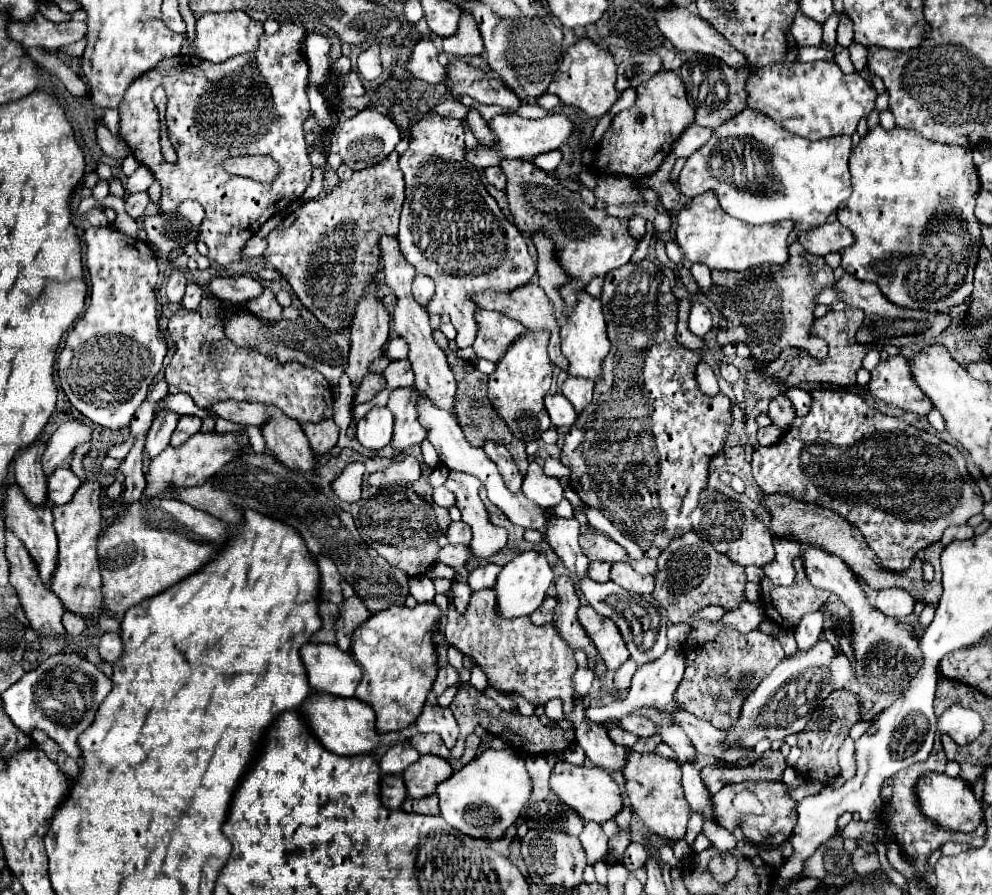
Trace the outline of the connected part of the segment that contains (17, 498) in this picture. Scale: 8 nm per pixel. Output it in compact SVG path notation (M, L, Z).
M9 486L7 490L7 500L5 500L5 520L11 532L19 534L23 544L27 546L31 558L37 564L39 578L41 582L49 588L51 574L55 572L55 558L57 558L57 538L55 538L55 528L53 528L53 518L51 518L51 508L33 508L25 496L21 494L19 486Z

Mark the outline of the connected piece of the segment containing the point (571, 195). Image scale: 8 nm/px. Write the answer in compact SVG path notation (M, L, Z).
M503 160L501 162L501 168L507 176L507 188L505 188L505 194L507 194L507 200L511 204L511 216L513 216L513 224L531 240L533 234L537 232L543 232L547 234L551 240L553 240L553 246L555 246L555 256L557 256L557 262L561 264L561 268L565 270L565 274L569 274L571 282L563 284L563 288L559 288L561 292L561 298L565 302L565 308L563 308L563 314L571 314L571 310L575 308L575 302L577 302L577 296L579 292L583 292L587 288L587 284L597 278L597 276L605 276L609 274L611 270L623 266L629 262L629 258L633 256L635 248L637 248L637 240L633 240L627 232L627 220L619 220L619 218L611 218L607 216L603 210L597 210L597 208L591 208L587 206L581 196L577 192L571 192L561 180L557 180L555 176L549 176L549 172L543 172L539 170L537 166L533 166L531 162L527 160Z

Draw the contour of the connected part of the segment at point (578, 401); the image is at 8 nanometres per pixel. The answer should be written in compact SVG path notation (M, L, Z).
M567 378L561 392L565 398L569 398L569 402L575 406L577 414L581 414L593 400L593 388L595 384L591 380L585 378Z

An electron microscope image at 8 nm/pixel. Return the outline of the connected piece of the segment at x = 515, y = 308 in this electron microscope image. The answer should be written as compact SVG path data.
M529 282L527 286L519 286L519 290L511 290L511 292L495 292L495 290L487 290L483 294L475 294L475 304L479 308L487 308L487 310L497 310L517 322L521 322L527 330L541 330L541 328L547 328L551 330L551 342L549 342L549 356L551 356L551 362L561 368L561 370L567 370L567 360L565 356L561 354L559 350L559 326L555 322L555 314L553 314L553 304L551 300L545 296L543 288L537 286L537 282Z

